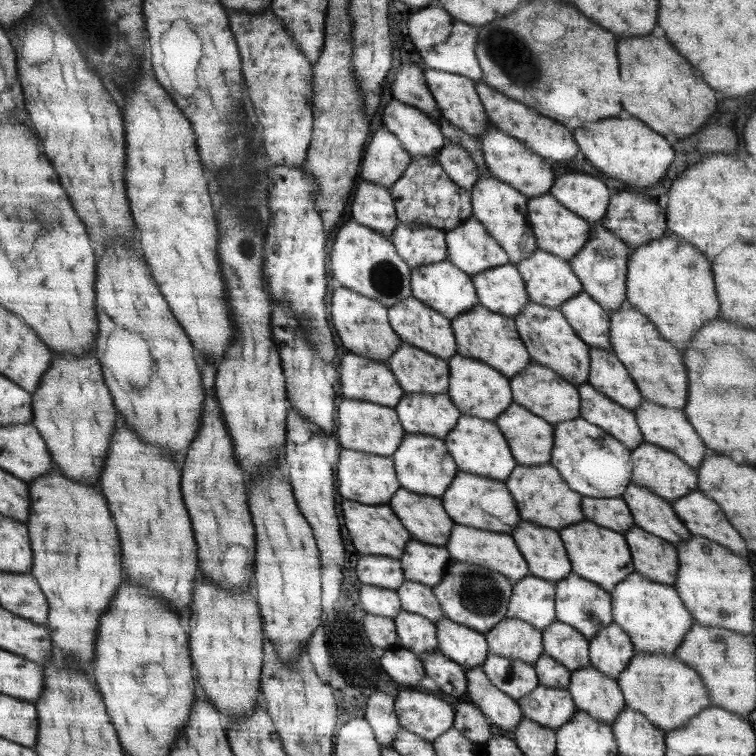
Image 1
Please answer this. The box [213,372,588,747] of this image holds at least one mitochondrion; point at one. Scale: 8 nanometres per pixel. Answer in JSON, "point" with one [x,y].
{"point":[479,593]}

